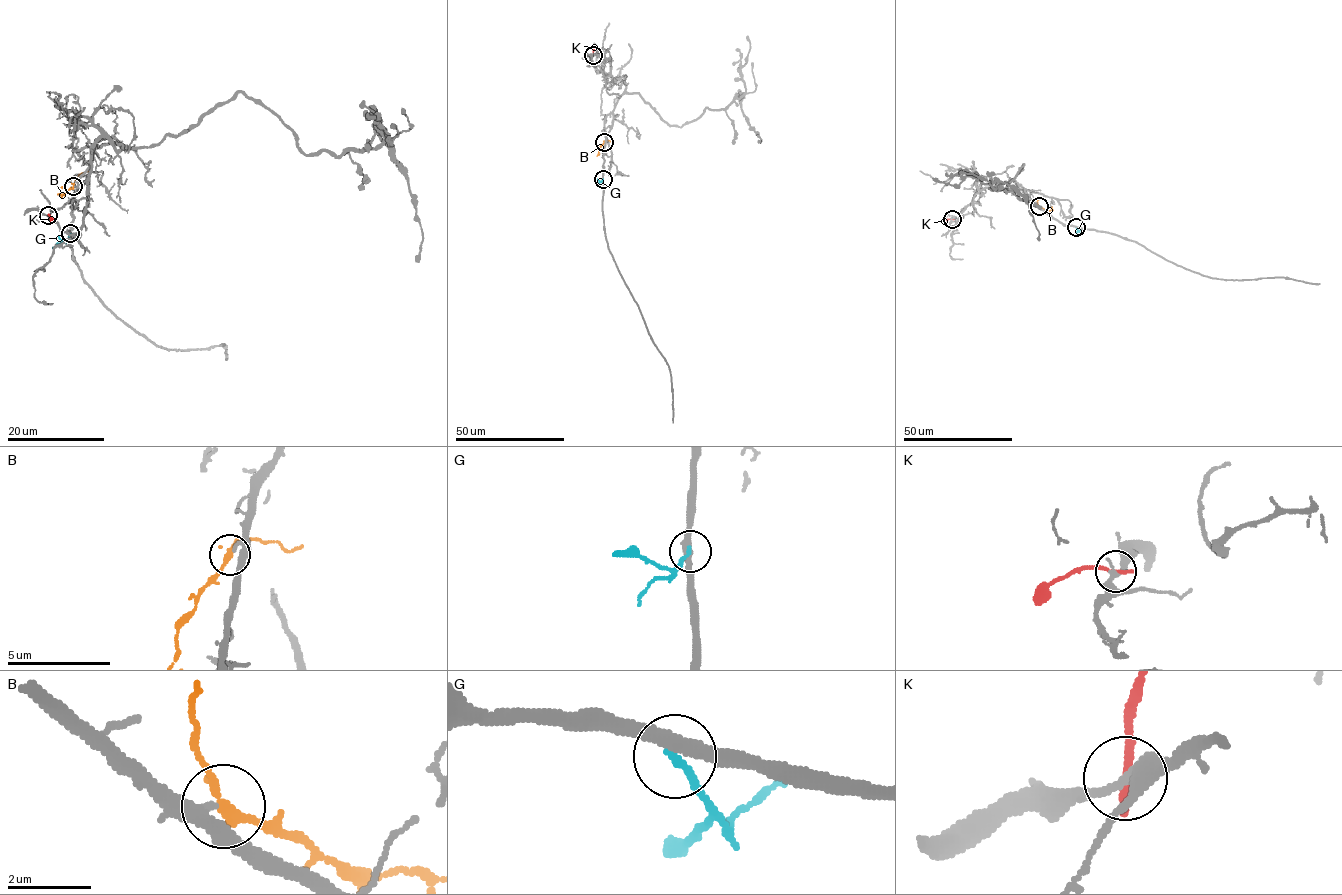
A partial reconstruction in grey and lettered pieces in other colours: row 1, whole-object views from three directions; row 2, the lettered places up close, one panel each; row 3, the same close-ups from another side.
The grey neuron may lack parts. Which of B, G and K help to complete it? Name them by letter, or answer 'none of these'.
B

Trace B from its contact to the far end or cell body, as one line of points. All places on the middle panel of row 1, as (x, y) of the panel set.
B: (604, 142), (599, 154)

